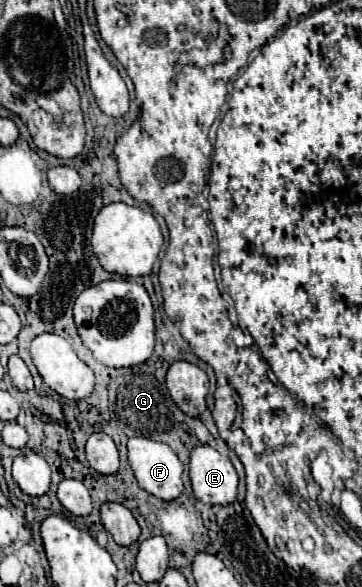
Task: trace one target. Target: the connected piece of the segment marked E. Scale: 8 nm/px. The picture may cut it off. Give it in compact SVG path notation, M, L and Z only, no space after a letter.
M209 445L191 449L189 461L191 485L197 501L209 505L231 505L237 499L239 477L229 461Z

